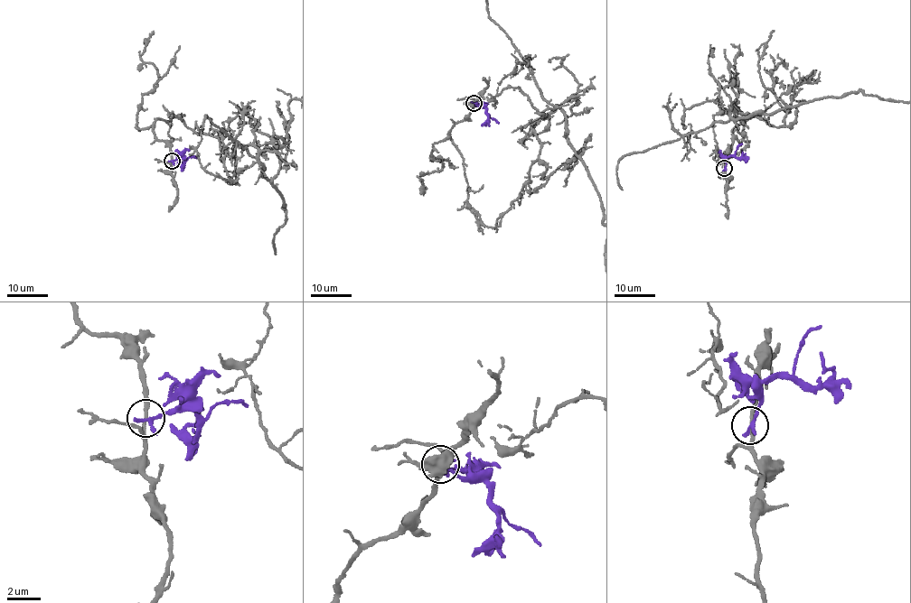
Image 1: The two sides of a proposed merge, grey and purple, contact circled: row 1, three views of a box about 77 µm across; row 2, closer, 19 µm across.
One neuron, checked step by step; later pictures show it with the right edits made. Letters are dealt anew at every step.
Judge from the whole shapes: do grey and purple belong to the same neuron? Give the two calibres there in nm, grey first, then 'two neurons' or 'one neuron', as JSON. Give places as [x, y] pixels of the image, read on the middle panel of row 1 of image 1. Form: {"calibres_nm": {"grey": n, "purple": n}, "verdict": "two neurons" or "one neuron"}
{"calibres_nm": {"grey": 200, "purple": 280}, "verdict": "two neurons"}

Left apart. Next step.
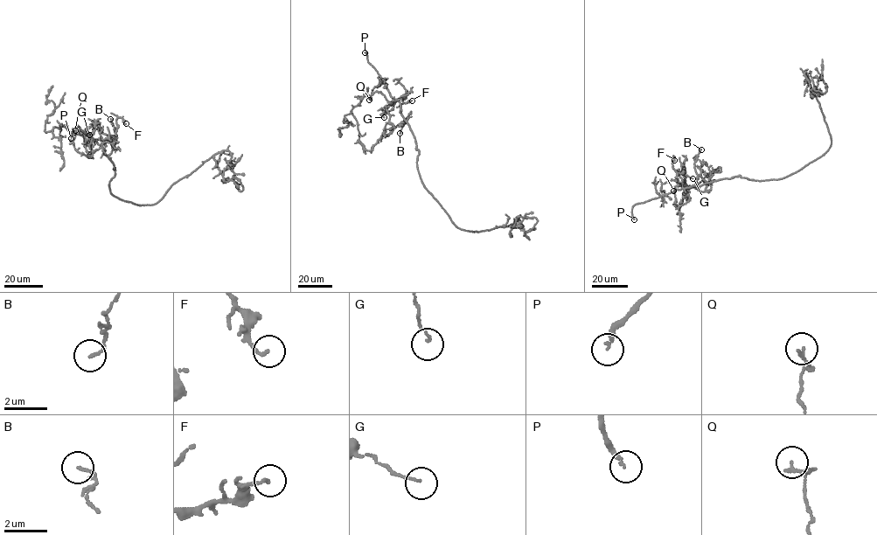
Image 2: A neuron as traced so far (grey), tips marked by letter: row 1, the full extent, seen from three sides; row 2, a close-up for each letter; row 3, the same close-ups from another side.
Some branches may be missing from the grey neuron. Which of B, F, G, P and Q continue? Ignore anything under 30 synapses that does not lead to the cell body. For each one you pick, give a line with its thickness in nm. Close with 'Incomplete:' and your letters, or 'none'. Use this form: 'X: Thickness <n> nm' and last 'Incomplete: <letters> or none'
P: Thickness 170 nm
Incomplete: P

